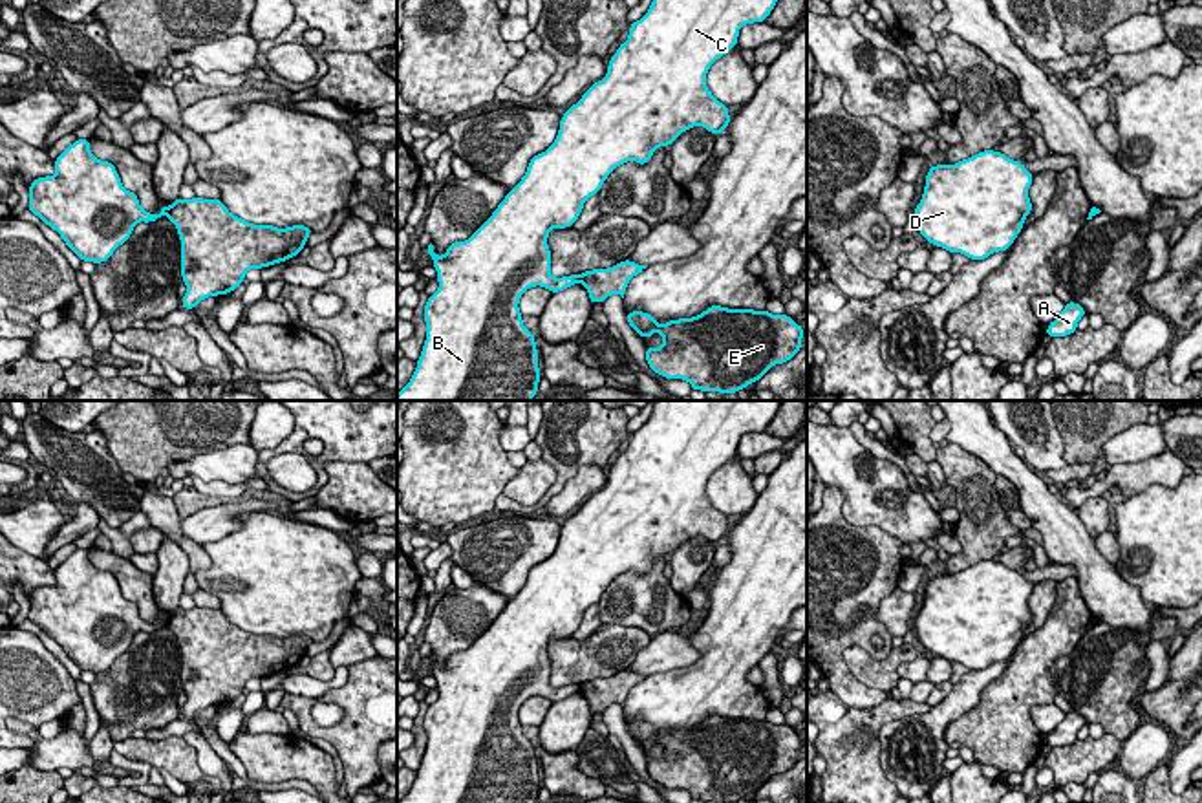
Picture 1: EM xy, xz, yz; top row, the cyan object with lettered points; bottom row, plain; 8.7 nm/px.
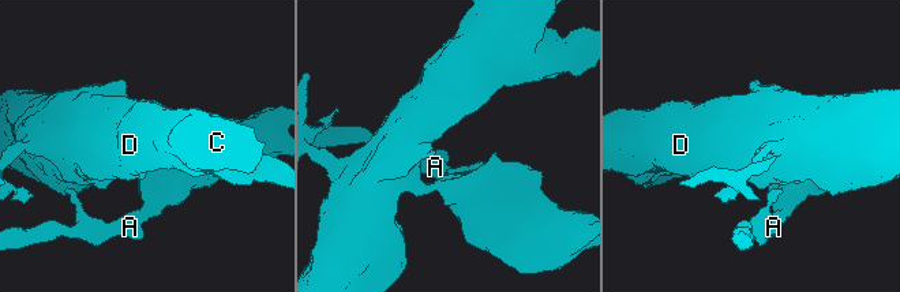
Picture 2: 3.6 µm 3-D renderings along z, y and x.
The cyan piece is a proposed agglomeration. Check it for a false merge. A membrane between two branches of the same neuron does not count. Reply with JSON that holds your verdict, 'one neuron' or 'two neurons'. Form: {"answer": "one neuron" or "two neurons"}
{"answer": "two neurons"}

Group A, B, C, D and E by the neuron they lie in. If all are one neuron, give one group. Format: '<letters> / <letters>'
A E / B C D

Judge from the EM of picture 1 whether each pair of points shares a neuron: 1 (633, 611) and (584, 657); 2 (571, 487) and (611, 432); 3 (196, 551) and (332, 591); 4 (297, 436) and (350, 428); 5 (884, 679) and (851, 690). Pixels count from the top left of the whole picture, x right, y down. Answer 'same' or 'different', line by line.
1: different
2: different
3: different
4: same
5: different

